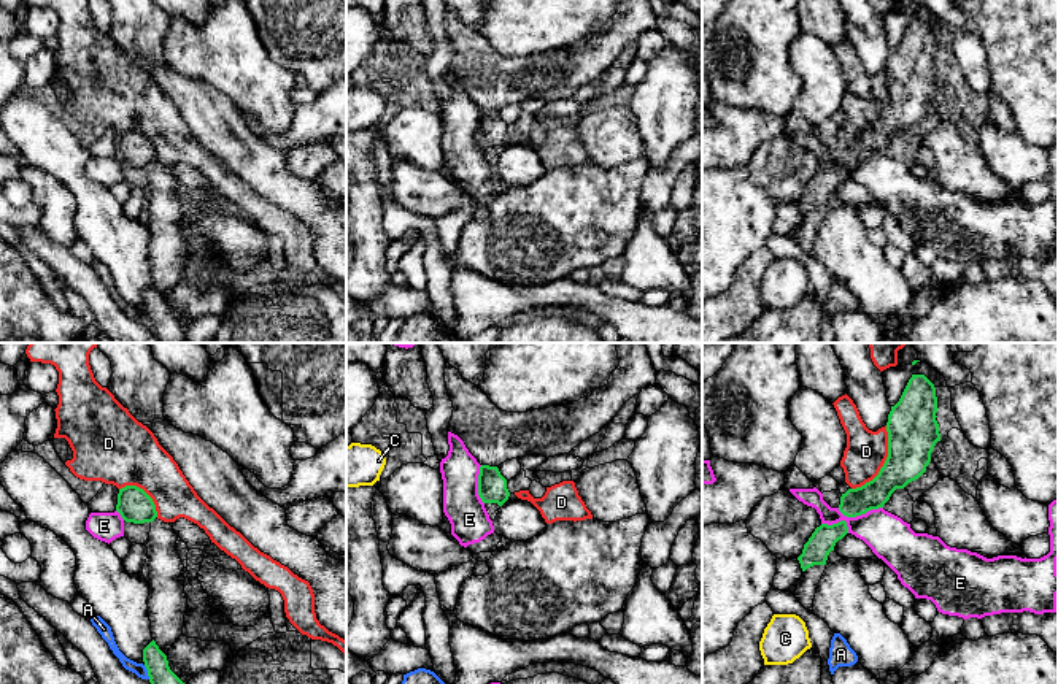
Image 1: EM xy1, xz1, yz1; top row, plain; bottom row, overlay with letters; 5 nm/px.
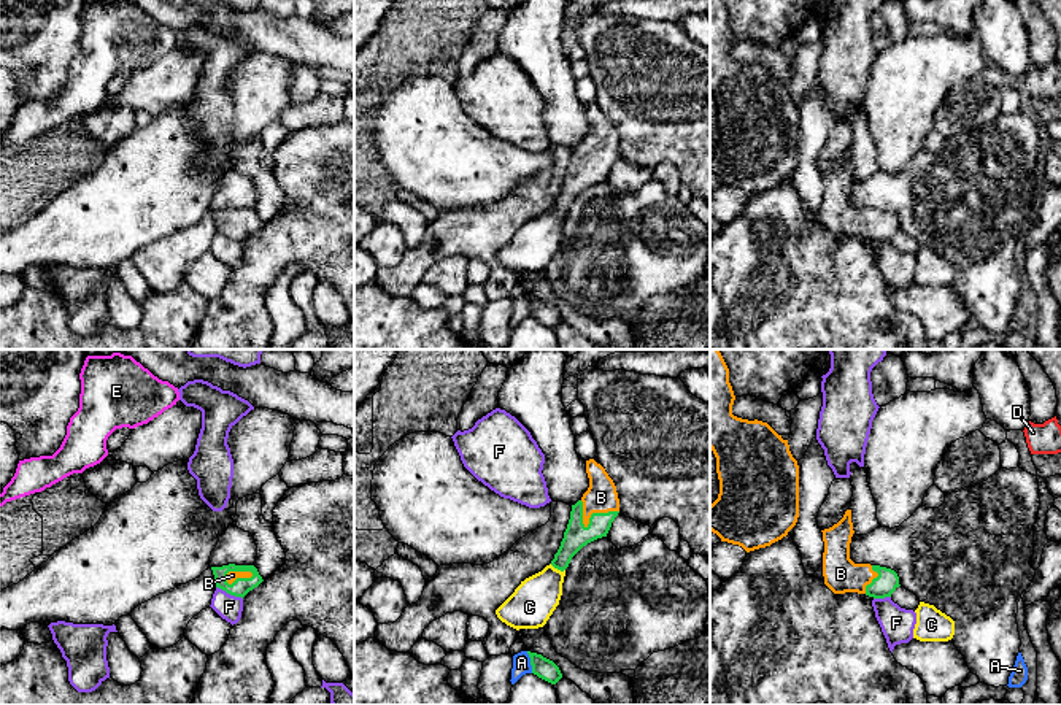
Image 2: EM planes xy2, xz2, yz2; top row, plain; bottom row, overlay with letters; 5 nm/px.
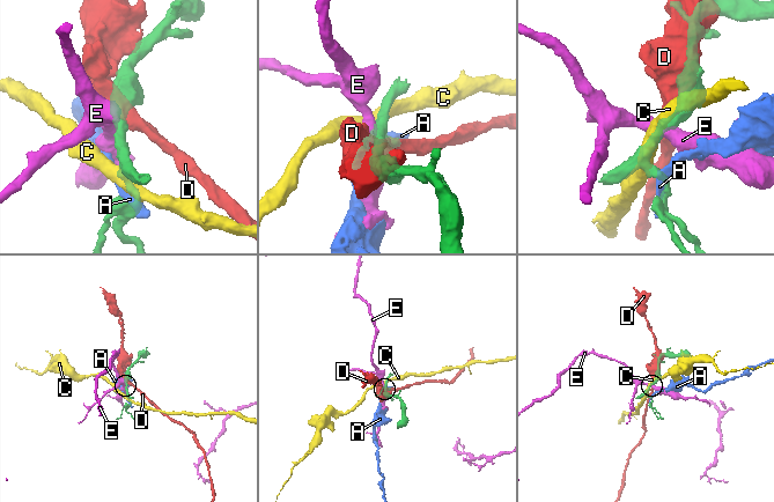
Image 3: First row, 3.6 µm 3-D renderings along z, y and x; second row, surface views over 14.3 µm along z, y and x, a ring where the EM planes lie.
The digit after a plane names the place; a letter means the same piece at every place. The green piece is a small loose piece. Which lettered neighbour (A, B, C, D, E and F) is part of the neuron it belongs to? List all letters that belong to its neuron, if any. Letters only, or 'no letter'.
B

